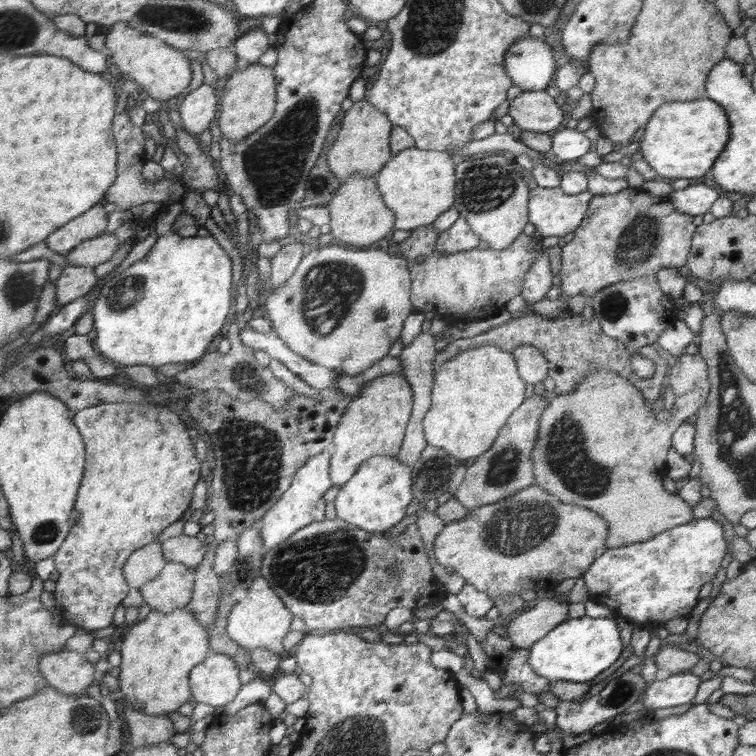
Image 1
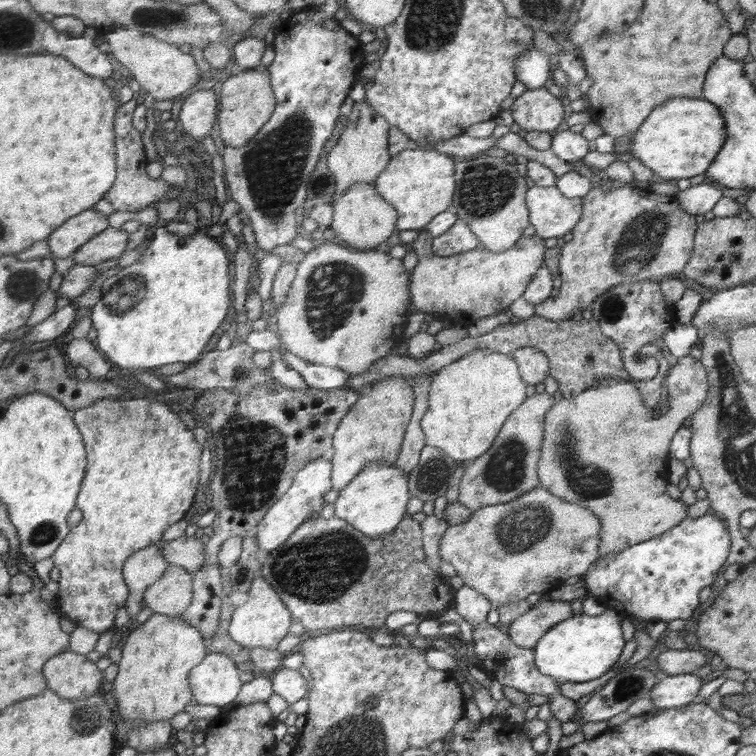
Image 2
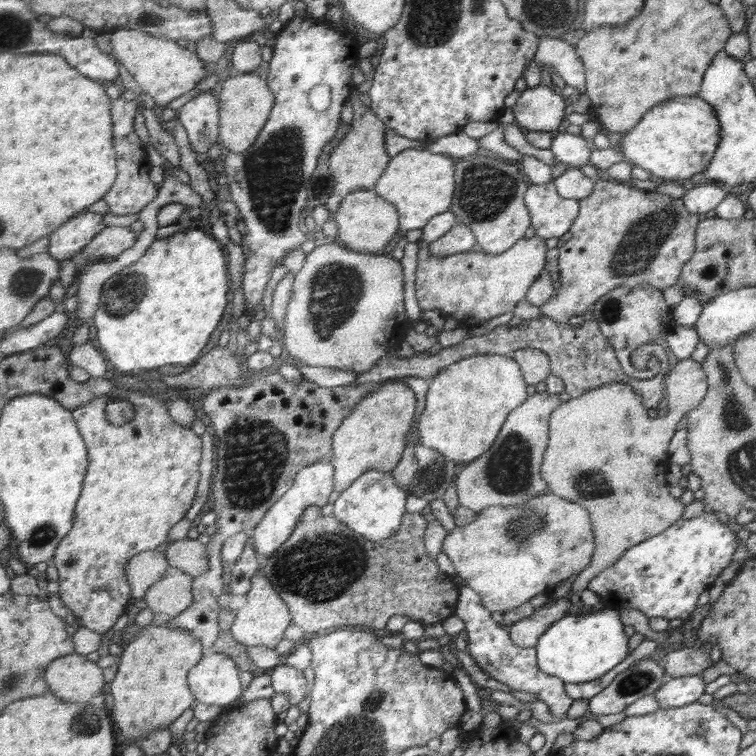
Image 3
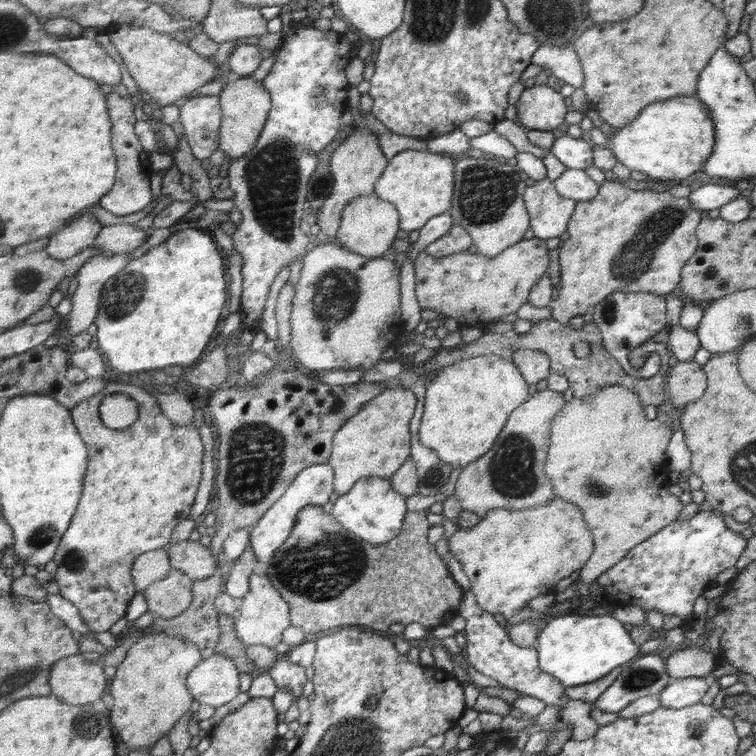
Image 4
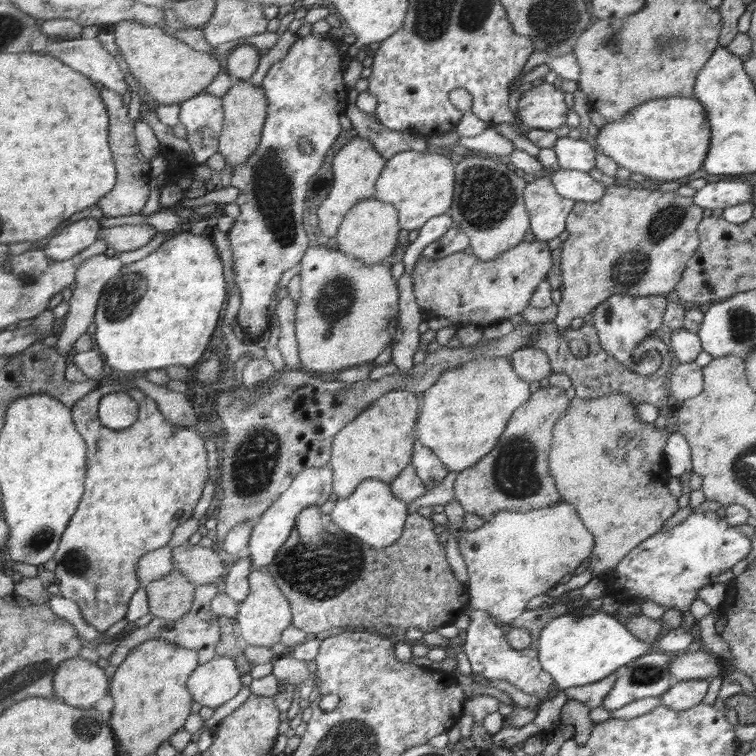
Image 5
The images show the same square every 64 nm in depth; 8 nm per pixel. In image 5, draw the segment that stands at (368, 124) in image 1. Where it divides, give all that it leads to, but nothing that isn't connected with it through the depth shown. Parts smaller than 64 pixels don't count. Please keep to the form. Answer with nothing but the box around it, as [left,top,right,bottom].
[317,136,387,237]

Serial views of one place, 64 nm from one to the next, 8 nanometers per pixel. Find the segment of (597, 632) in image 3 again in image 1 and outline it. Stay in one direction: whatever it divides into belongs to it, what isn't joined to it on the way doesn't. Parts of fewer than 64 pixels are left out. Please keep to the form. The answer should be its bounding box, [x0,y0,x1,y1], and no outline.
[528,615,622,683]

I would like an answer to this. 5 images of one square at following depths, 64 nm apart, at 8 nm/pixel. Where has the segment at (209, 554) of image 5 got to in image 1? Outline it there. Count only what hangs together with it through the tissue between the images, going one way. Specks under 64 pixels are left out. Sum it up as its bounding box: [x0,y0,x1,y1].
[163,533,208,568]

